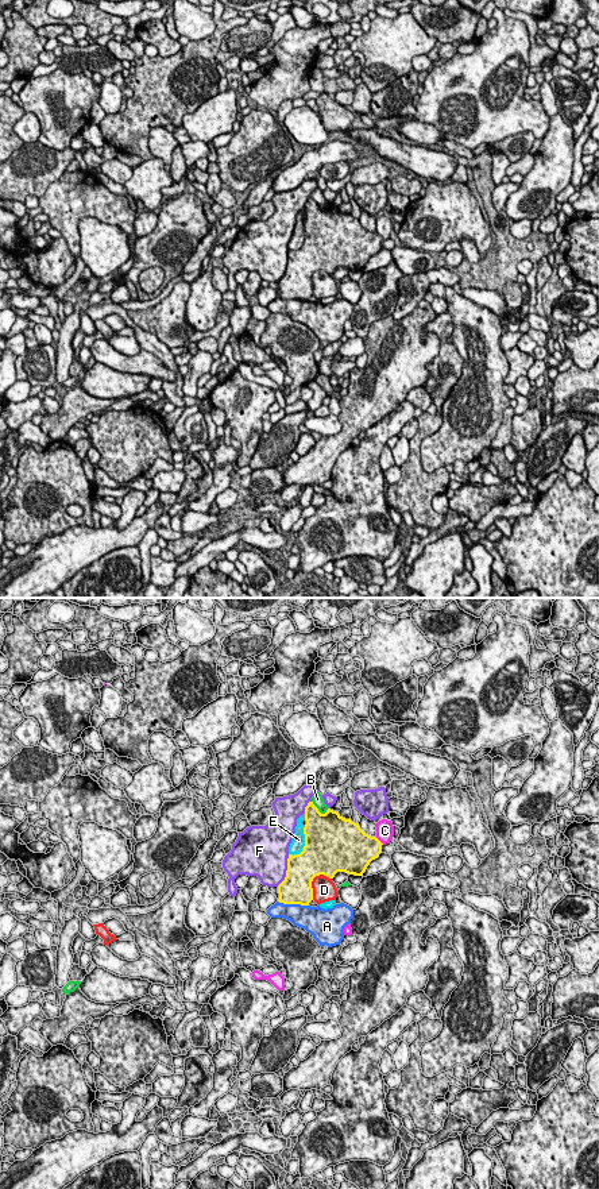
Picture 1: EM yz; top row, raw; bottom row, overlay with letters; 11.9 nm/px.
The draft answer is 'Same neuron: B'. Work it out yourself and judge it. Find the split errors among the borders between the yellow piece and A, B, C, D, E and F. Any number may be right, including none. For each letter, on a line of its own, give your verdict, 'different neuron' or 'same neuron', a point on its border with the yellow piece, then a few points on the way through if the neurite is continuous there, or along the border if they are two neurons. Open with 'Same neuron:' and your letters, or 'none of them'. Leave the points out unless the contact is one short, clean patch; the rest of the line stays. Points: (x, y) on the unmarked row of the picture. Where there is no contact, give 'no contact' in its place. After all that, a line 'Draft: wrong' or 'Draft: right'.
Same neuron: none of them
A: different neuron; contact yz (293, 298)
B: different neuron; contact yz (317, 205)
C: different neuron; contact yz (378, 235)
D: different neuron; contact yz (312, 275)
E: different neuron; contact yz (305, 240)
F: different neuron; contact yz (286, 266)
Draft: wrong

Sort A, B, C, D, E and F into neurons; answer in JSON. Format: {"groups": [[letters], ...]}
{"groups": [["A"], ["B"], ["C"], ["D"], ["E"], ["F"]]}

